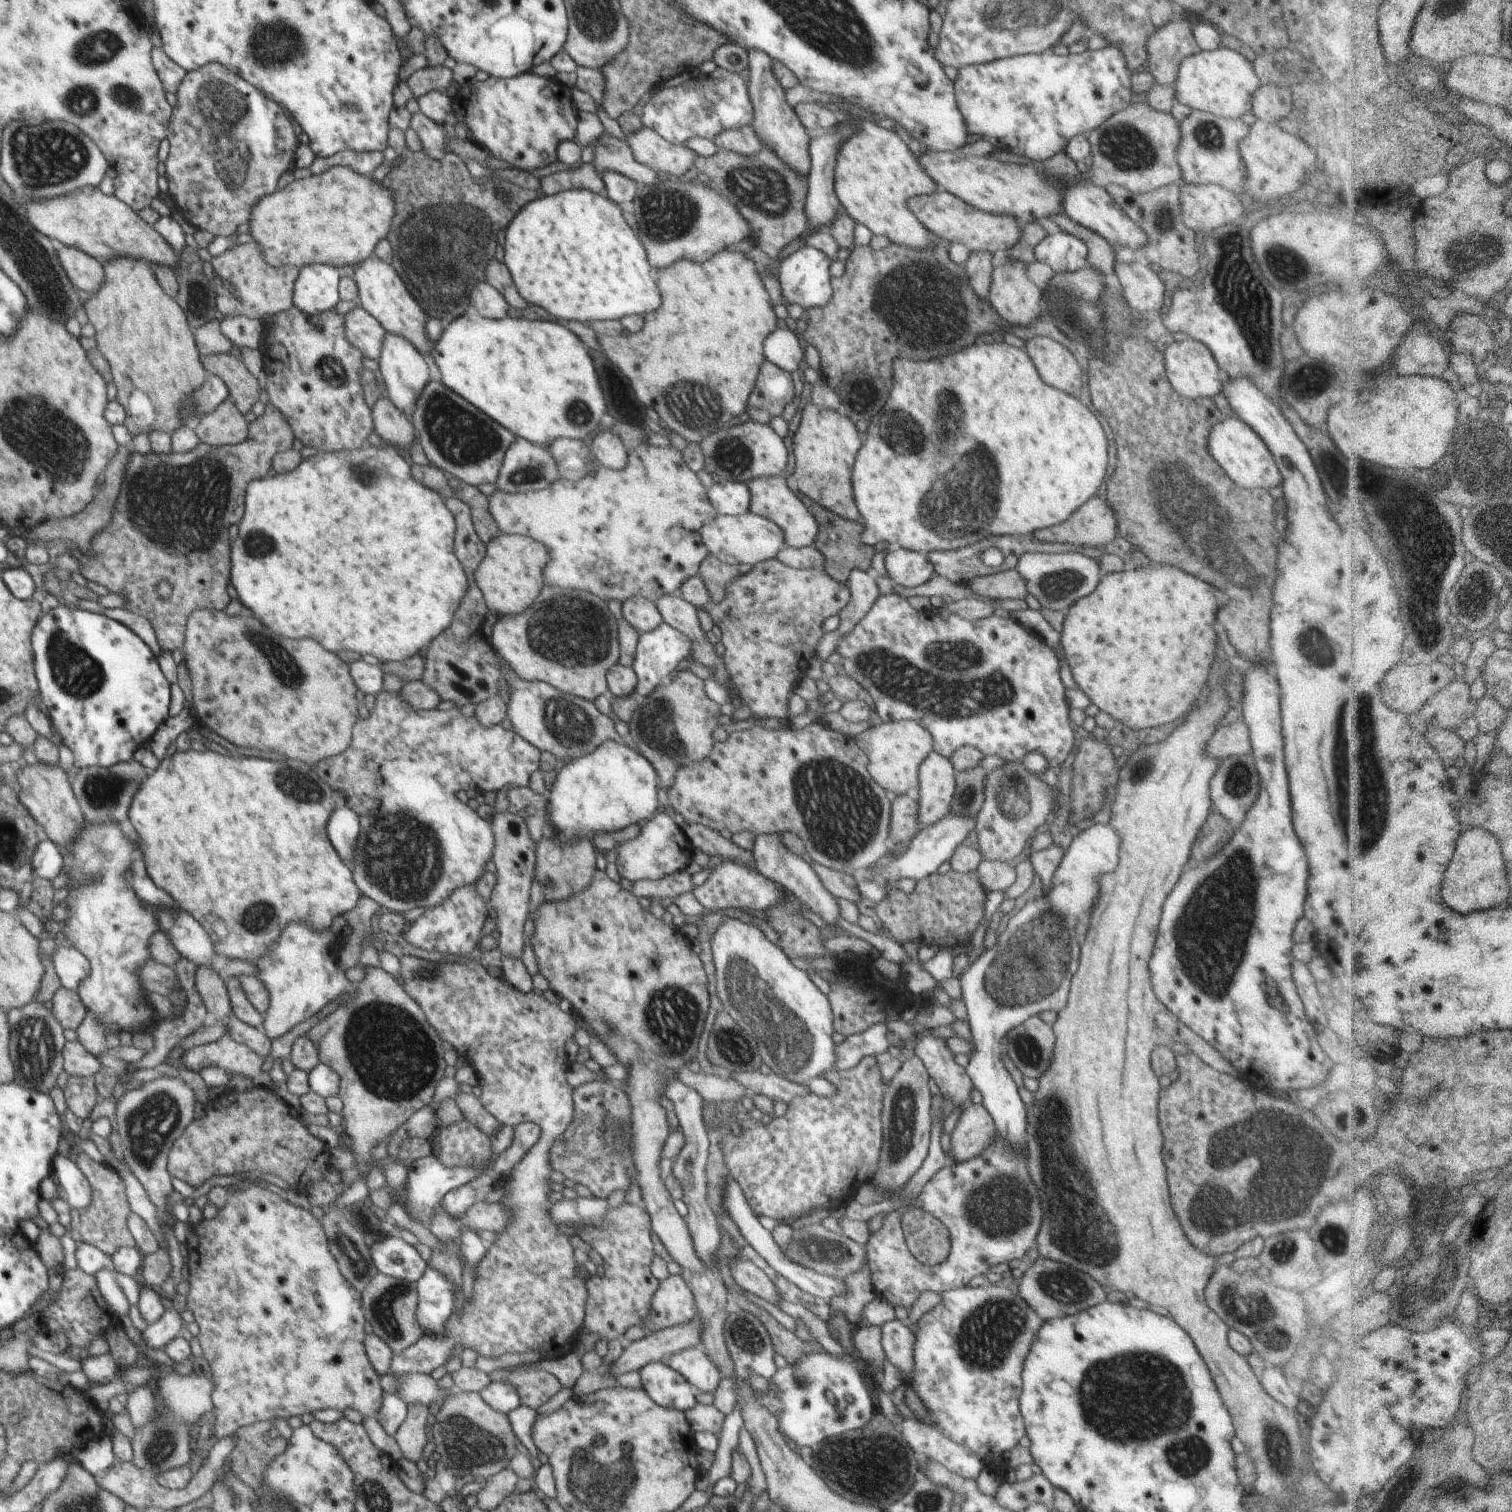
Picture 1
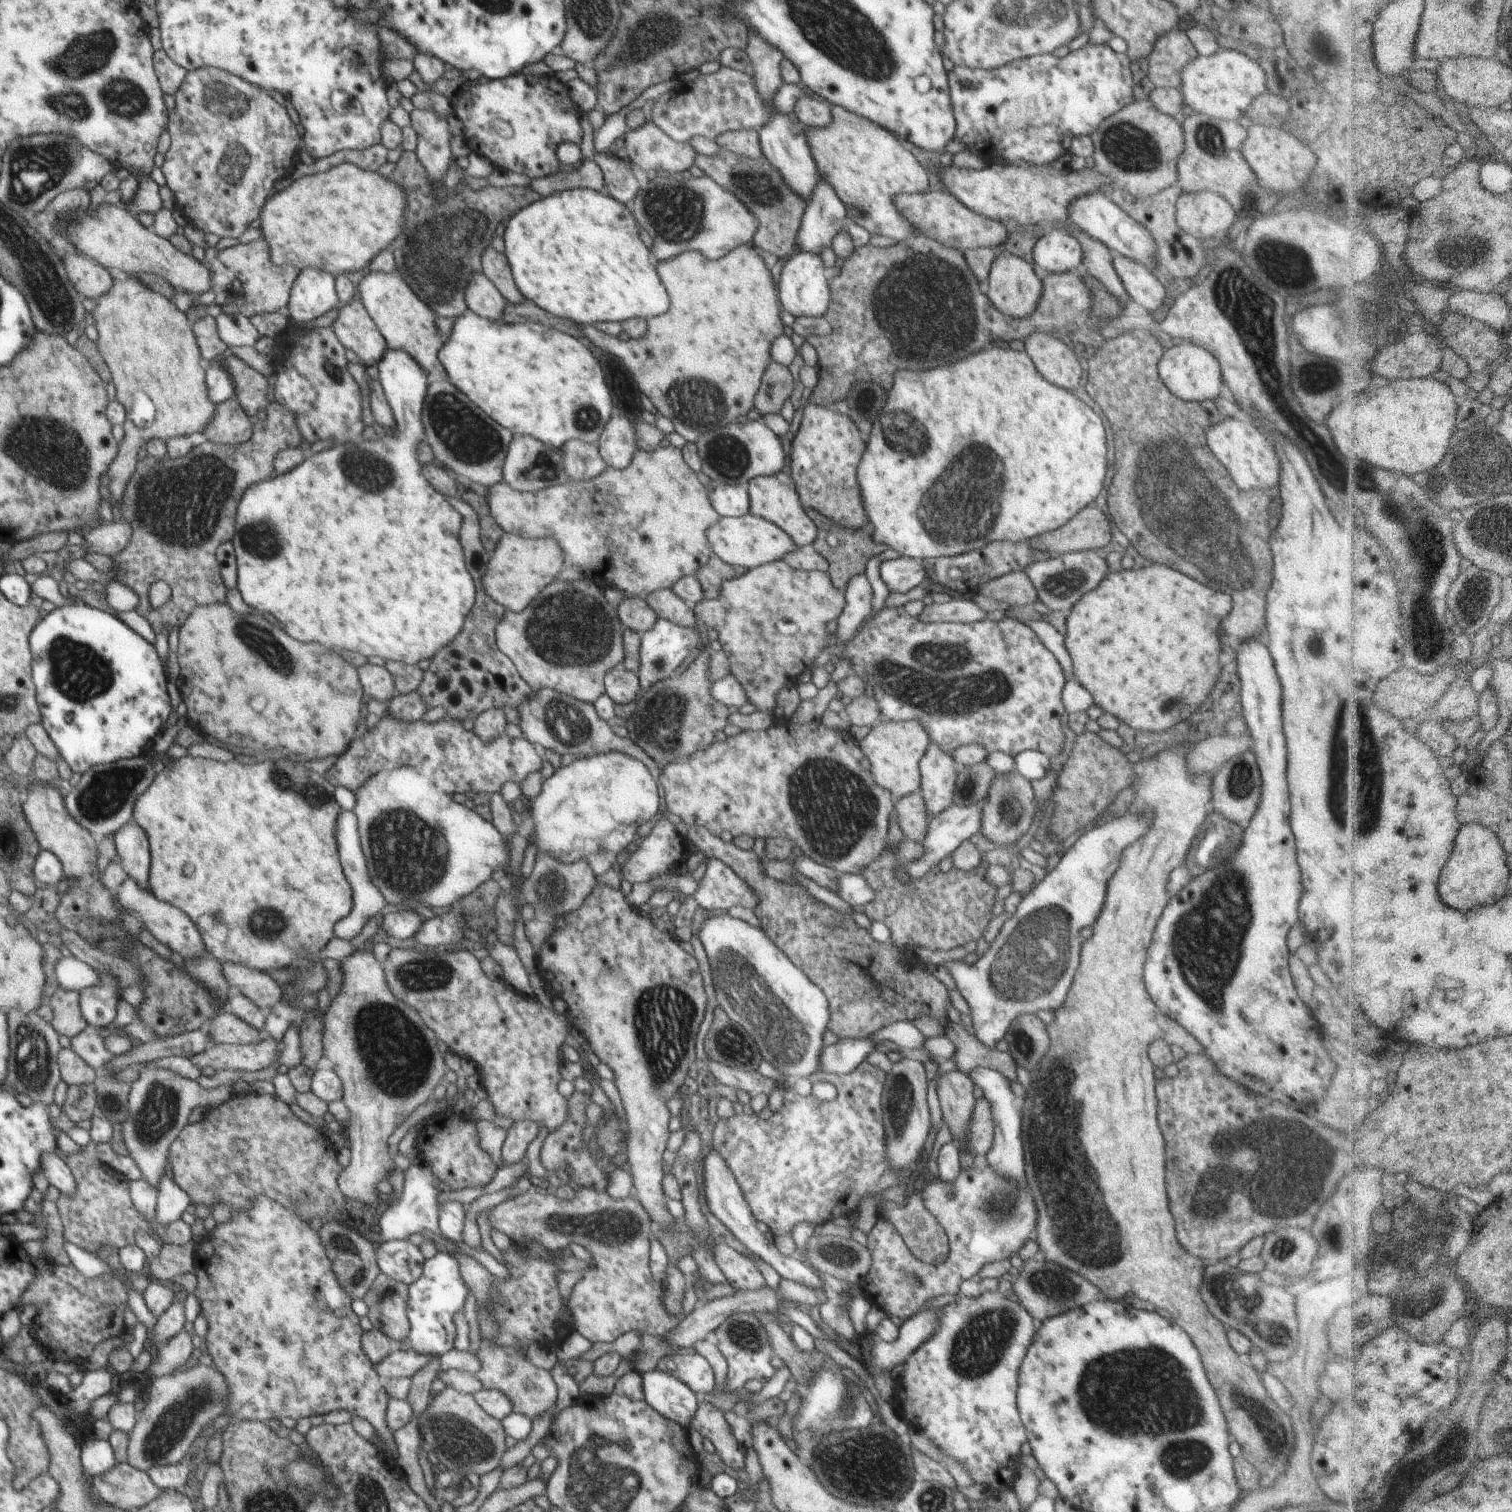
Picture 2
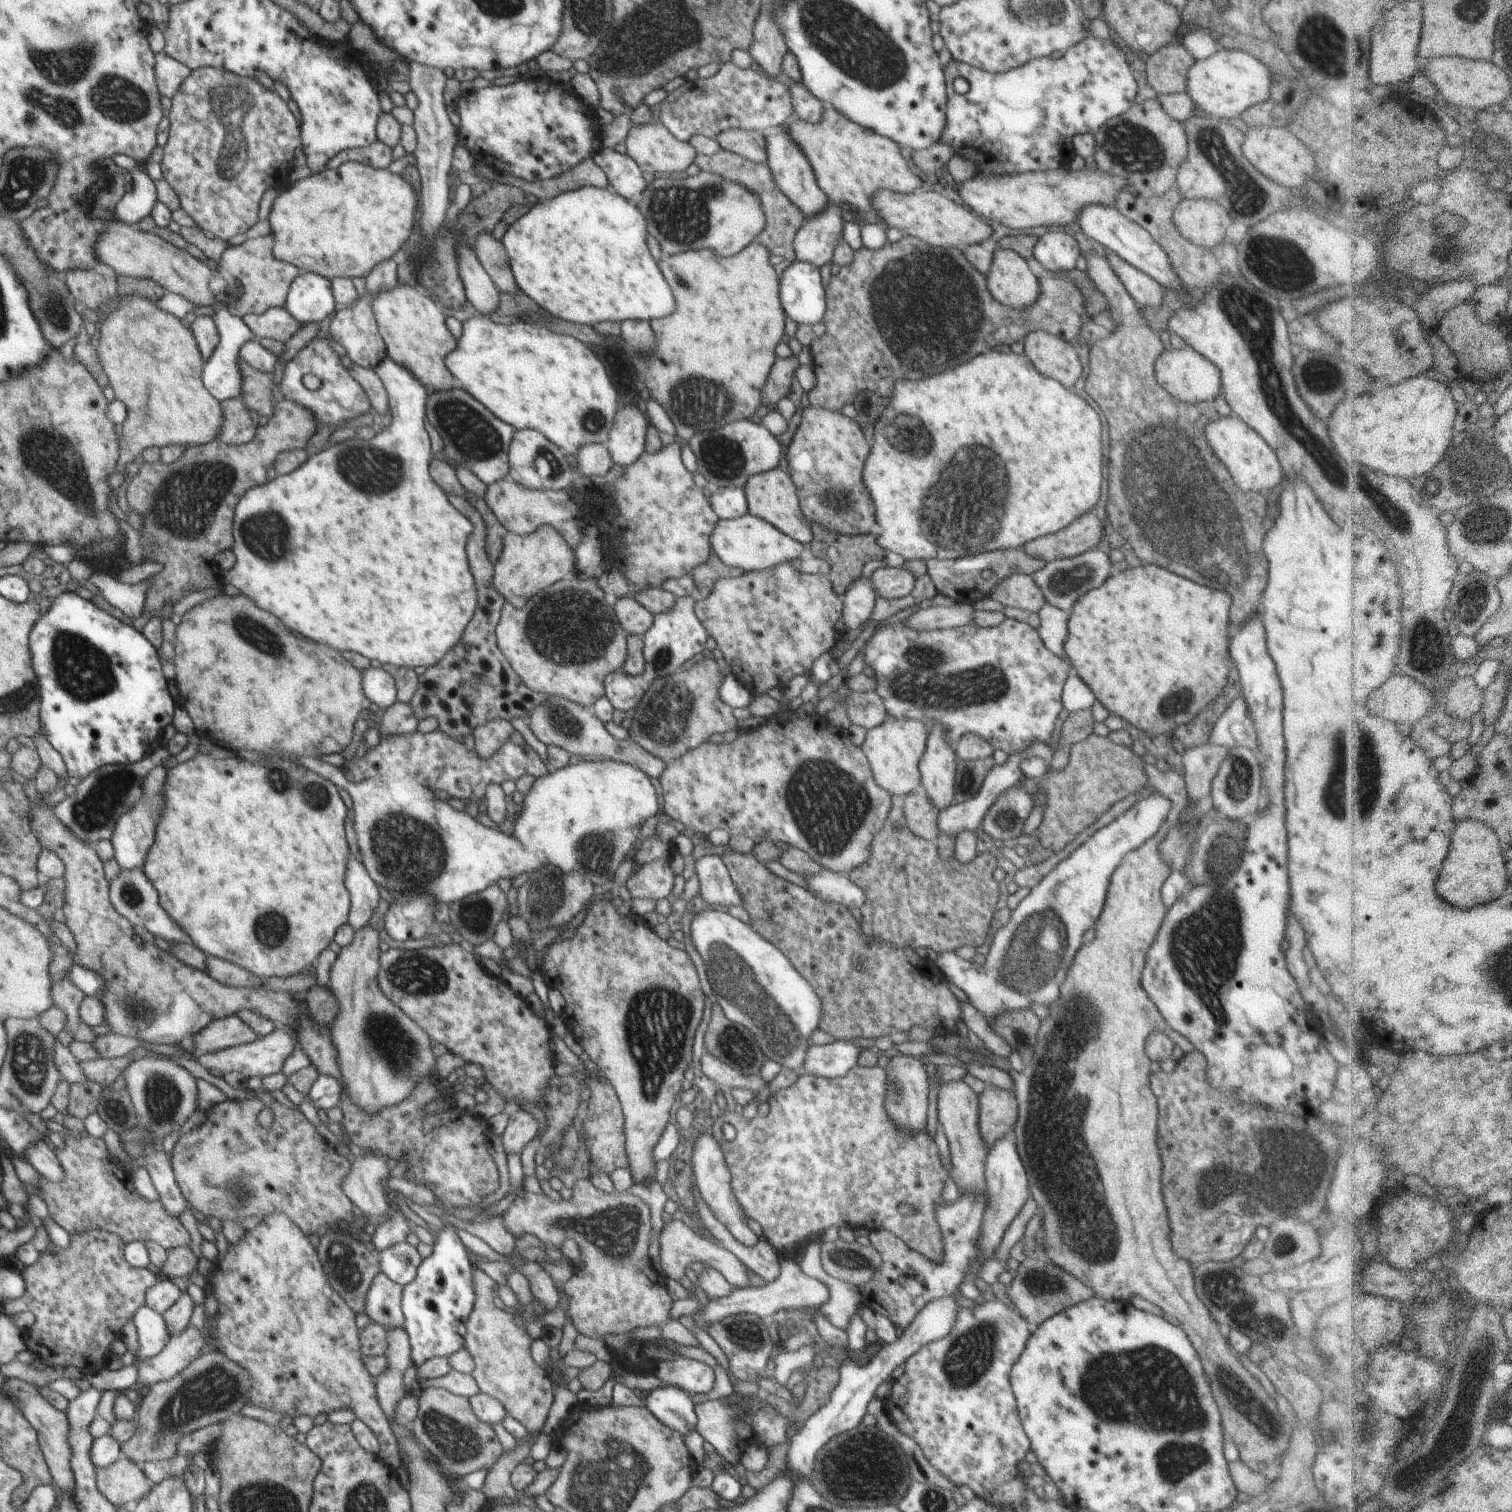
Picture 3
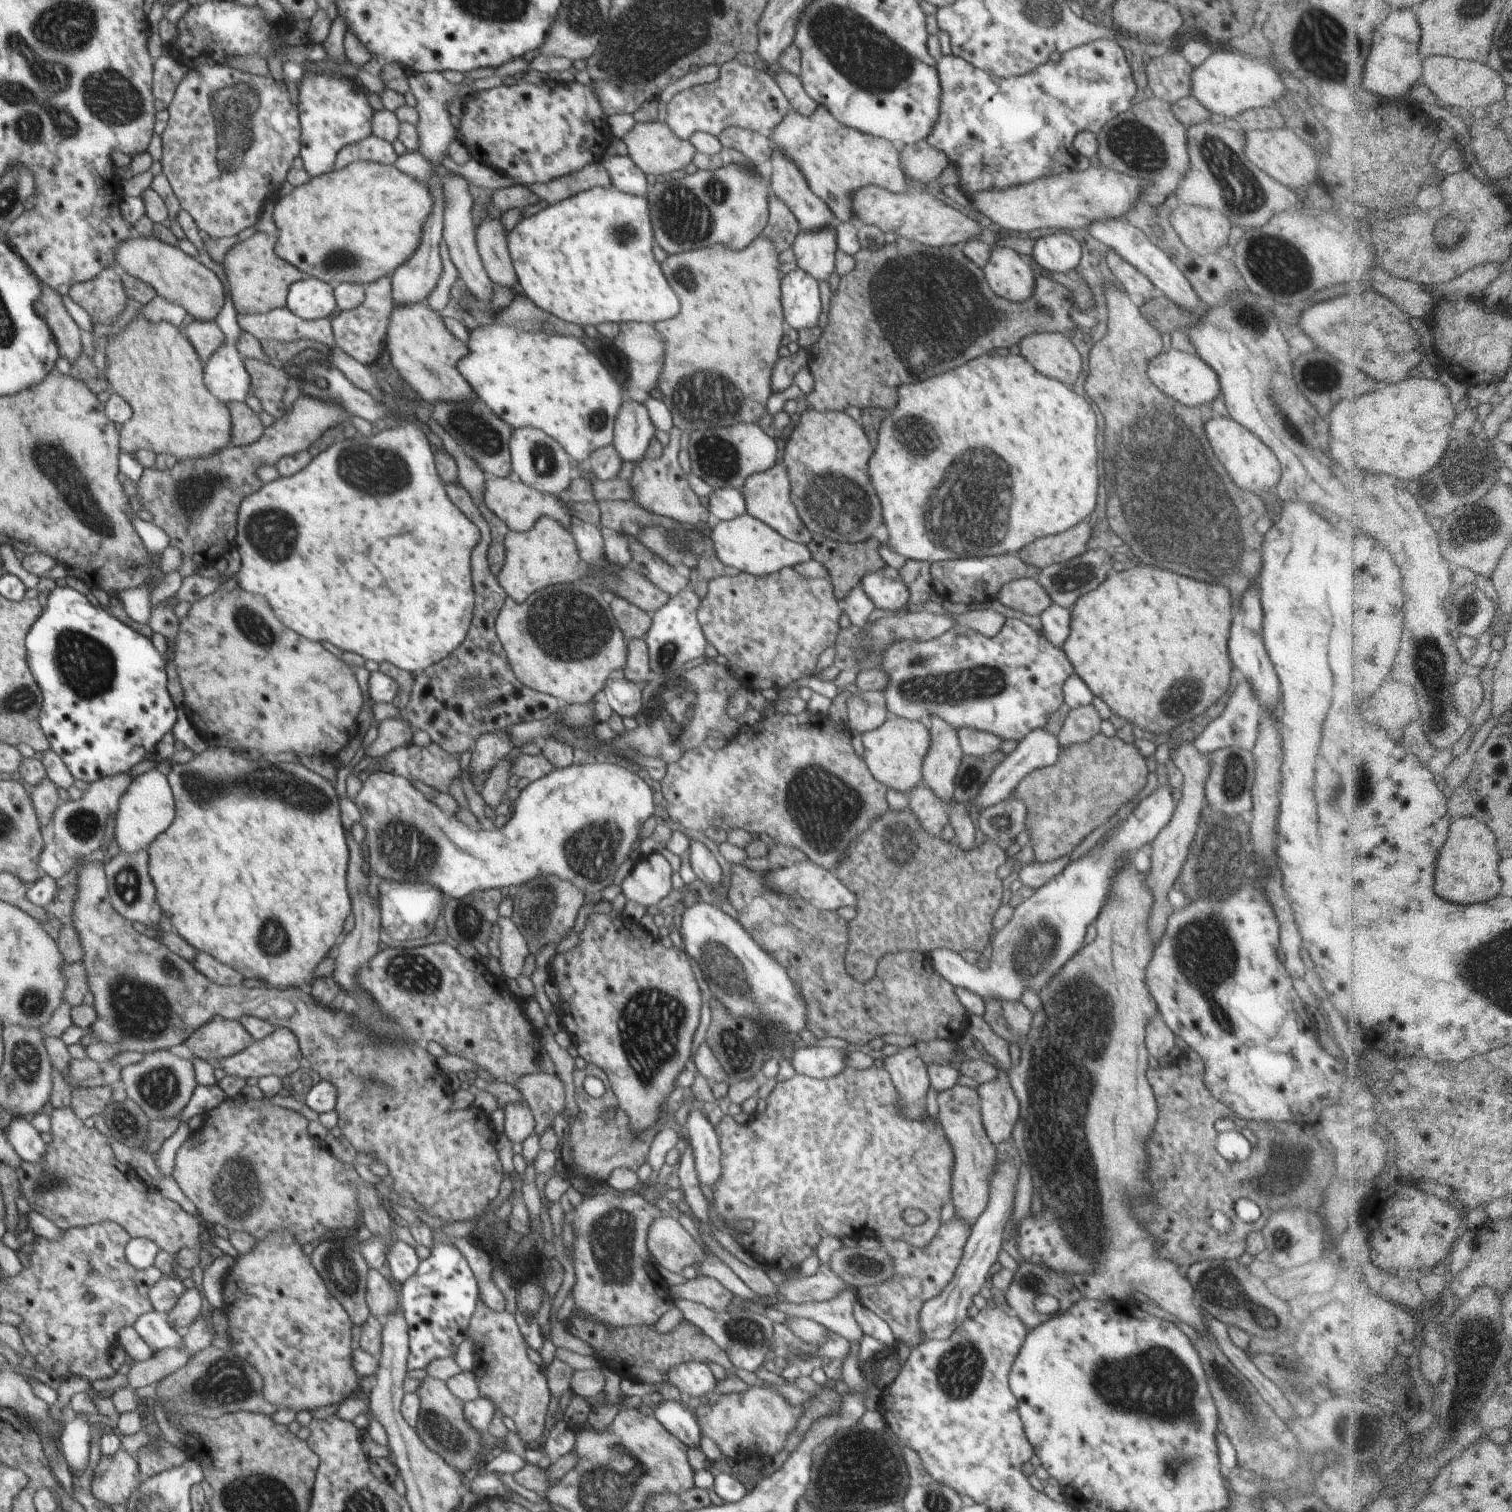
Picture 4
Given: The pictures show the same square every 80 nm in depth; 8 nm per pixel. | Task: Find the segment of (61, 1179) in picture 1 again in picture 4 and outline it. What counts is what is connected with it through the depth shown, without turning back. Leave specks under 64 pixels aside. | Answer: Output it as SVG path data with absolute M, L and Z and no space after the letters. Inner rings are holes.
M15 1116L4 1129L4 1136L23 1161L35 1163L45 1153L47 1144L42 1141L40 1132L25 1117Z

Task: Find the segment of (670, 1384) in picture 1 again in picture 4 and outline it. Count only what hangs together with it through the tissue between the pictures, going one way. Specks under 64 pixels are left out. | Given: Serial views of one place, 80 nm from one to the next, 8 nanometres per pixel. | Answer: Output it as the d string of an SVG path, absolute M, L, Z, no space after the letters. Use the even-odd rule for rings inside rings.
M662 1400L654 1411L656 1420L659 1420L675 1437L678 1437L680 1442L685 1444L687 1448L699 1448L699 1444L701 1443L701 1428L697 1423L694 1410L687 1406L686 1400L682 1402L683 1404L664 1401Z

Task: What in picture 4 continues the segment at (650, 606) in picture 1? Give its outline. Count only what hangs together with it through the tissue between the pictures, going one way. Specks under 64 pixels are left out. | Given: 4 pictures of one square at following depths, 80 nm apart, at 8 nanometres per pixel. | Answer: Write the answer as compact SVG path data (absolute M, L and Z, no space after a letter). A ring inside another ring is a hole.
M614 597L609 605L626 640L644 639L651 625L651 616L646 611L622 597Z

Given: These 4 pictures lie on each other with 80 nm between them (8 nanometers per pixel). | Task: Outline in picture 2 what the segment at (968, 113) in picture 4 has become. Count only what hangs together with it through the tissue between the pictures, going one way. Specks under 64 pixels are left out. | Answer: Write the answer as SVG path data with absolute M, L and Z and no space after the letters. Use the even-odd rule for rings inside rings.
M1089 42L1062 58L1046 53L1016 59L997 69L955 66L947 73L956 123L953 140L982 157L988 165L1048 167L1060 156L1068 154L1072 137L1091 135L1105 118L1134 100L1131 64L1126 52L1118 53L1107 44ZM961 82L966 82L966 88L960 87Z

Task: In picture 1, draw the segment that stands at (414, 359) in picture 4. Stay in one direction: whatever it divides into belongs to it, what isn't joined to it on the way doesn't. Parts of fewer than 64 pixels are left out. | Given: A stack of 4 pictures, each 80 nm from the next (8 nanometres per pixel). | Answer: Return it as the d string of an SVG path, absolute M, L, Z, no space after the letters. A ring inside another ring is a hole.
M372 255L363 263L355 265L354 269L353 278L360 295L358 304L384 327L386 333L400 335L402 338L408 339L418 352L431 355L436 342L431 343L426 337L426 322L430 318L414 300L393 265Z

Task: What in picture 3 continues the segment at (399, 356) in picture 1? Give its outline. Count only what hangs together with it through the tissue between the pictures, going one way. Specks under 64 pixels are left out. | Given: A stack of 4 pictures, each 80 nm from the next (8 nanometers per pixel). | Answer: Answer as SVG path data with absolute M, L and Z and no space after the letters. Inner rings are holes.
M388 356L378 363L375 373L384 383L388 393L391 424L369 440L356 436L345 442L333 443L325 451L308 458L295 471L285 475L279 474L274 480L266 481L262 486L248 489L238 501L233 518L232 550L236 562L232 569L220 571L219 577L222 584L236 586L242 594L251 598L255 605L272 613L292 632L302 634L304 638L314 640L319 645L328 645L331 649L341 652L352 650L370 660L378 660L382 664L389 662L394 666L409 669L420 668L420 666L428 668L457 646L478 606L477 588L466 550L469 536L474 532L474 525L448 500L448 494L430 476L429 466L435 456L428 437L429 430L424 422L429 395L427 388L411 371Z

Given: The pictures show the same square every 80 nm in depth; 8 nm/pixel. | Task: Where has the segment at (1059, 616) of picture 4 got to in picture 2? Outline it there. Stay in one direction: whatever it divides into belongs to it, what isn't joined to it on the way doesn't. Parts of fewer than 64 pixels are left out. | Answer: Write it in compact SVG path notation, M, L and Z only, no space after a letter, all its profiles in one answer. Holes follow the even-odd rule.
M1045 619L1035 622L1025 622L1040 639L1040 642L1056 657L1062 665L1065 680L1076 680L1073 662L1065 647L1065 635L1060 633L1050 622Z

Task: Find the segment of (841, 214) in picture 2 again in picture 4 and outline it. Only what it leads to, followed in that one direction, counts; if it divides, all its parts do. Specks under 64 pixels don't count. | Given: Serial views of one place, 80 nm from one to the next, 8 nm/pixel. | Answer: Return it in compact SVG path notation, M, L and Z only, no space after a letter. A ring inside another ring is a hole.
M834 225L814 233L800 231L792 247L797 265L814 280L828 281L835 272L835 254L838 248Z

